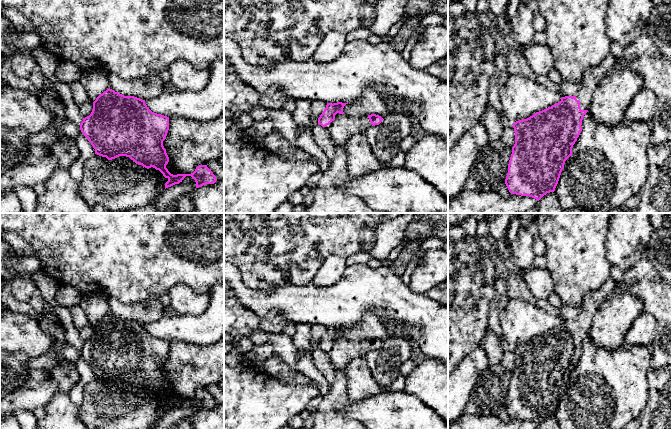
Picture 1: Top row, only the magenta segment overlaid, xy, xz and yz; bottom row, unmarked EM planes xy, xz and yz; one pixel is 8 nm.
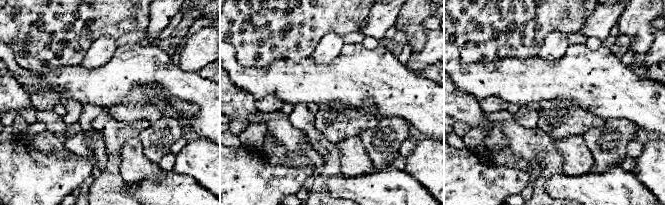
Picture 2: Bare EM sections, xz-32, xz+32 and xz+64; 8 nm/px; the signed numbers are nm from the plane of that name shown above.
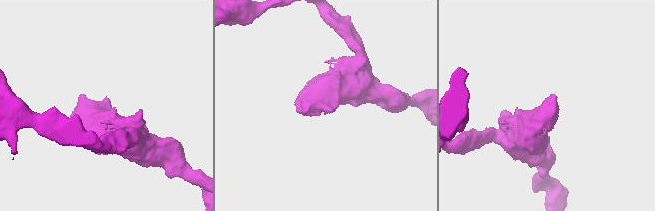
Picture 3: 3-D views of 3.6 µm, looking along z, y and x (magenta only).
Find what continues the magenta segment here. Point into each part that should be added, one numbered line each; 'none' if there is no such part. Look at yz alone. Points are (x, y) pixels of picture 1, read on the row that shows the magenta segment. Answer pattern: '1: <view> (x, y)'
1: yz (593, 77)

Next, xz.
1: xz (343, 127)

